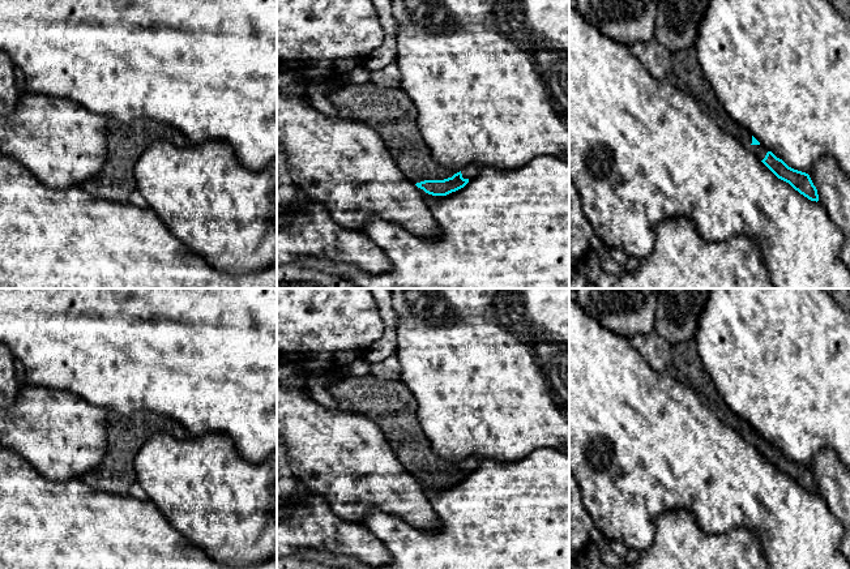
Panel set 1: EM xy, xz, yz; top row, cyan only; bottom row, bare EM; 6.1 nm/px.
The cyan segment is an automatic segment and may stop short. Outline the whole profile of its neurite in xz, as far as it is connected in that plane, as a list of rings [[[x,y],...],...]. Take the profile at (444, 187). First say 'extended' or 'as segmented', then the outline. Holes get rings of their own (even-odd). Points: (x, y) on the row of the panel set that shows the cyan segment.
extended; [[[373,82],[346,85],[328,98],[338,116],[372,128],[402,174],[428,194],[456,192],[480,168],[470,163],[461,171],[453,171],[432,158],[418,129],[417,107],[401,87],[383,87]]]

